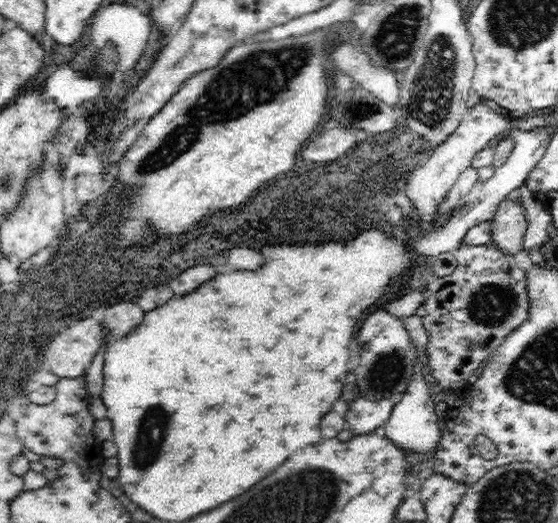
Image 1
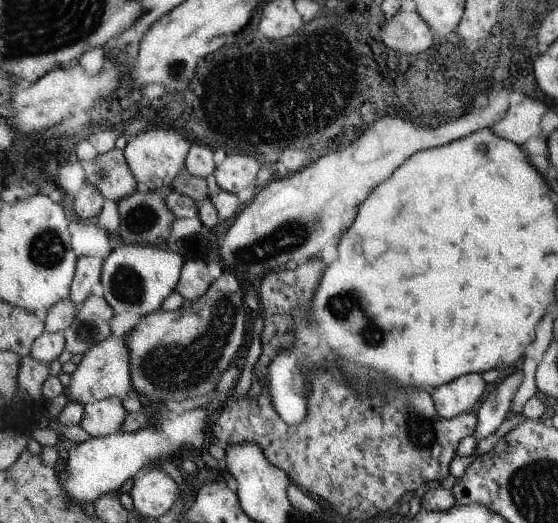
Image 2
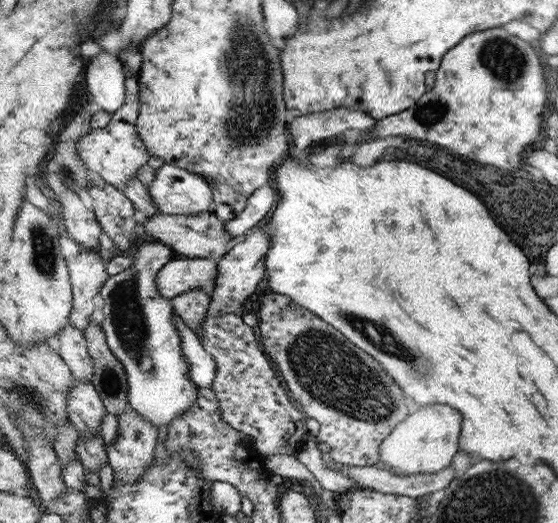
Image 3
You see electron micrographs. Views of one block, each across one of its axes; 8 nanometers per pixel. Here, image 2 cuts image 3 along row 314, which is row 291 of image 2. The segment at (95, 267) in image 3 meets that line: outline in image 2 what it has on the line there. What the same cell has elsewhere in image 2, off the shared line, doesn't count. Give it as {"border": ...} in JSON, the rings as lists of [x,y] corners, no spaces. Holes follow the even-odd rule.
{"border":[[[95,257],[80,259],[77,267],[77,277],[72,290],[72,300],[80,306],[80,310],[88,302],[88,298],[92,298],[94,286],[102,284],[106,261],[104,258]]]}

